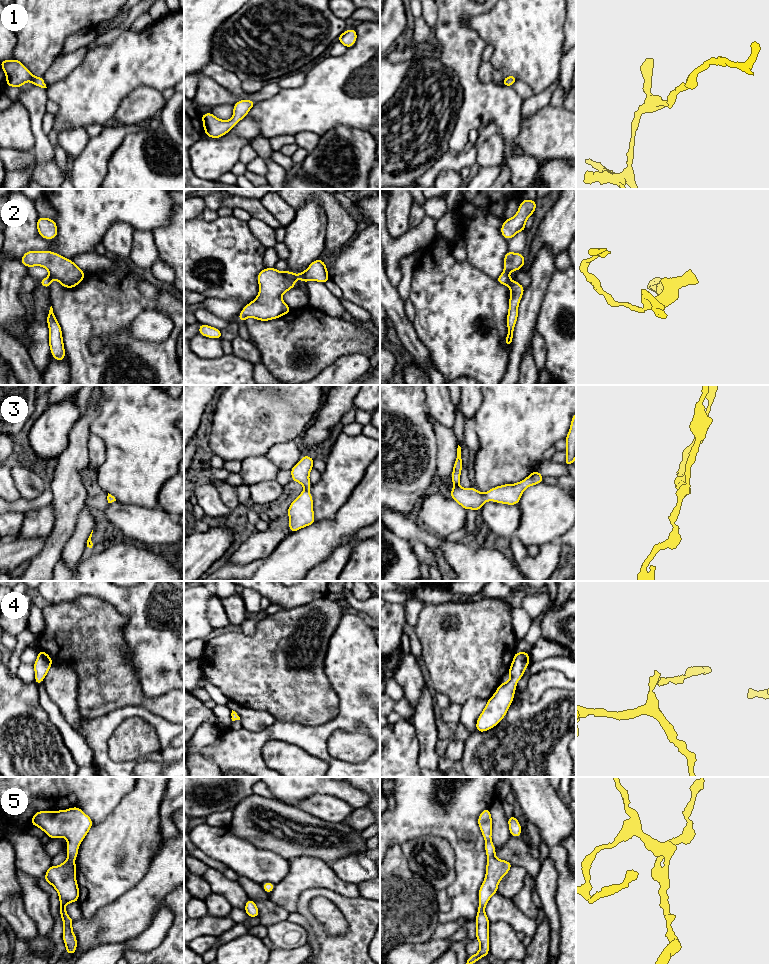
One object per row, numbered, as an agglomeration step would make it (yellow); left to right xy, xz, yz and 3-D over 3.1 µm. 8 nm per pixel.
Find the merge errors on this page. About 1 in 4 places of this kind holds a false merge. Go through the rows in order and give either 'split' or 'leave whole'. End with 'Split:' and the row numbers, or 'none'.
1: leave whole
2: leave whole
3: leave whole
4: leave whole
5: leave whole
Split: none

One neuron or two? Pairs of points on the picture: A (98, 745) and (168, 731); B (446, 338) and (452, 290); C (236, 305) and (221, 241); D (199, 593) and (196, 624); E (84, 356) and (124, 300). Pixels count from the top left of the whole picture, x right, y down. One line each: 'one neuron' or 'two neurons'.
A: one neuron
B: one neuron
C: two neurons
D: one neuron
E: one neuron

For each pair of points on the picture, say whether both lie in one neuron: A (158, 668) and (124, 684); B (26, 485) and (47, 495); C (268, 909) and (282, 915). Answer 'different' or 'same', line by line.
A: different
B: different
C: same

